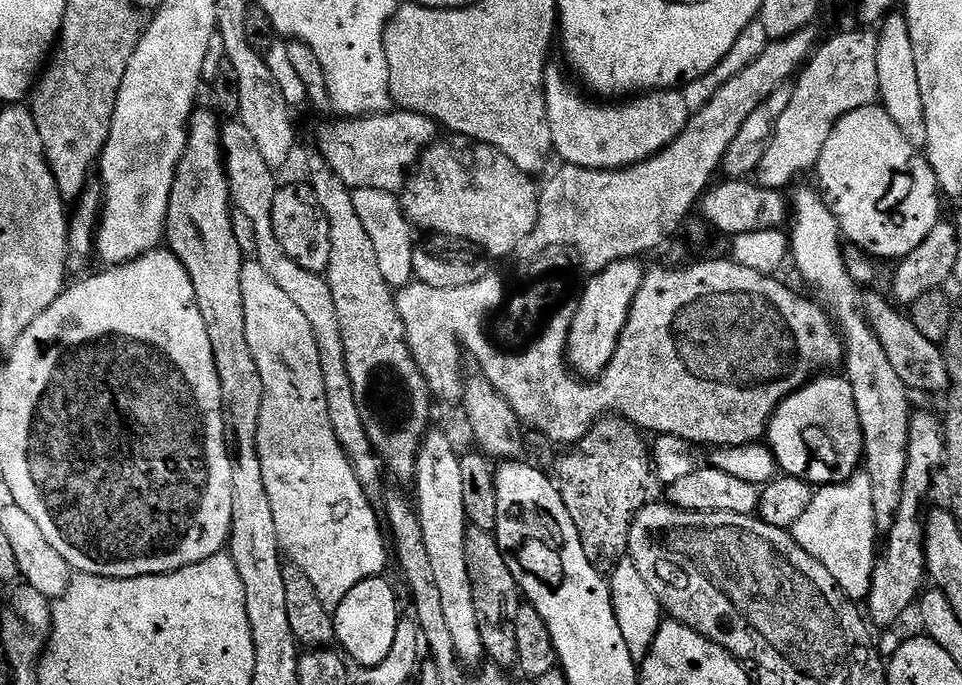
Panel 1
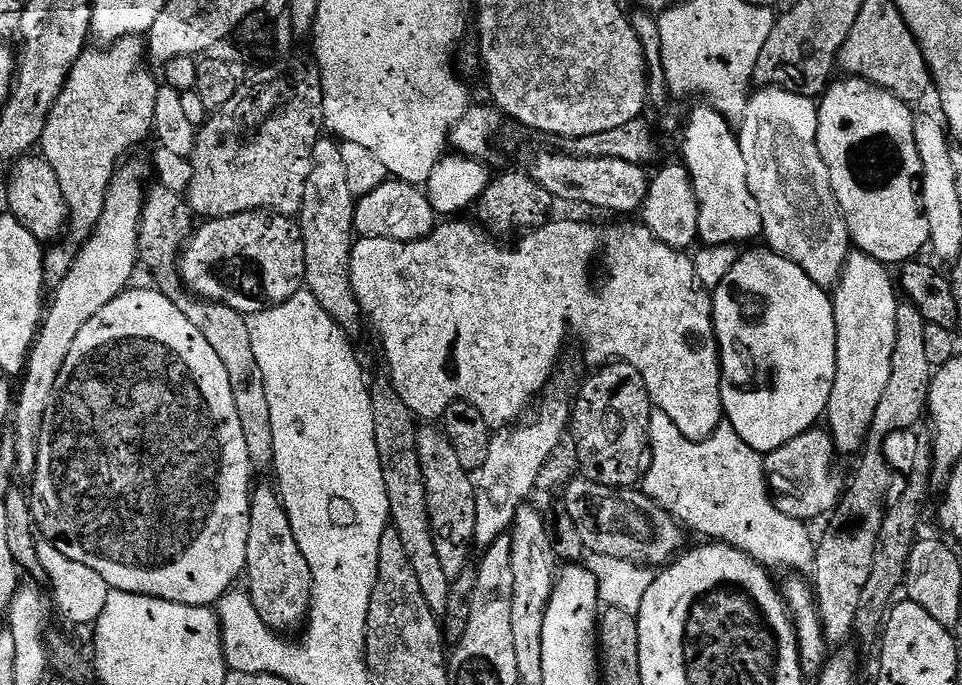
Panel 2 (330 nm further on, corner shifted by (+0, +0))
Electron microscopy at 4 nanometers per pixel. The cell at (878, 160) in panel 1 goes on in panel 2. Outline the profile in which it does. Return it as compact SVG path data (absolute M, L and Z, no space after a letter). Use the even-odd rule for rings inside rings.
M859 78L843 79L829 84L828 91L819 97L818 150L830 170L830 186L844 215L849 241L880 264L903 266L929 247L930 238L930 222L926 222L922 203L922 158L918 158L918 142L914 142L916 116L909 105L885 88Z

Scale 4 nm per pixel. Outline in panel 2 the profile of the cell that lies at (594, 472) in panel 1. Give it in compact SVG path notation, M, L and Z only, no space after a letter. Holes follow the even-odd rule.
M609 362L596 372L574 396L570 435L577 447L579 471L583 479L607 488L635 489L648 473L652 445L648 443L650 418L654 411L646 382L634 366Z

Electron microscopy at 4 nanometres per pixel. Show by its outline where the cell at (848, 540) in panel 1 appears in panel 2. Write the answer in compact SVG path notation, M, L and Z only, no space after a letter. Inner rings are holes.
M859 250L849 251L844 271L840 273L840 280L831 293L836 323L836 373L830 390L826 428L832 433L832 440L836 443L837 453L840 454L859 453L863 449L874 422L874 410L886 390L886 385L890 383L890 362L894 362L896 341L898 288L894 283L894 276L888 272L891 271L885 265L870 258L866 253Z

